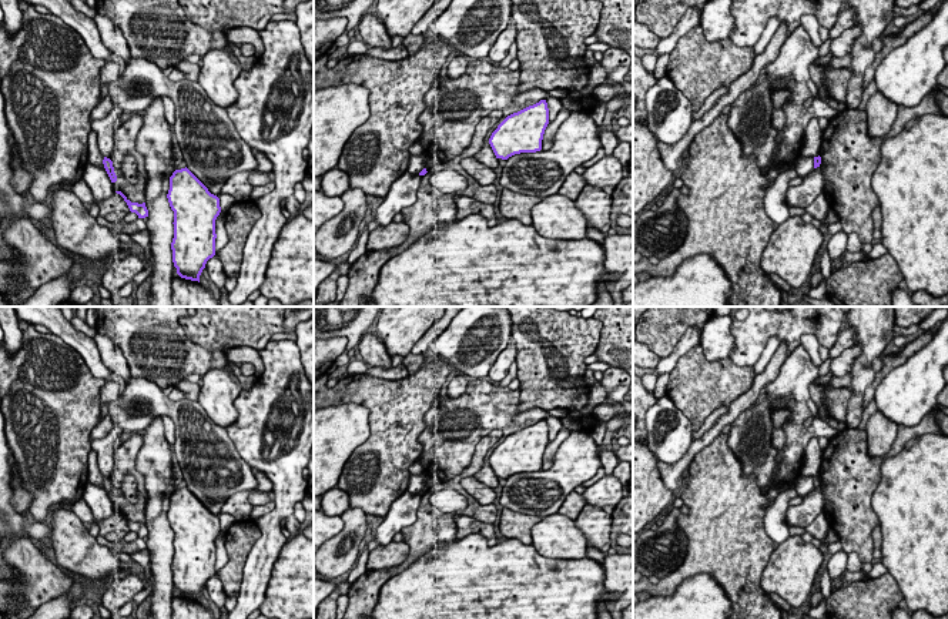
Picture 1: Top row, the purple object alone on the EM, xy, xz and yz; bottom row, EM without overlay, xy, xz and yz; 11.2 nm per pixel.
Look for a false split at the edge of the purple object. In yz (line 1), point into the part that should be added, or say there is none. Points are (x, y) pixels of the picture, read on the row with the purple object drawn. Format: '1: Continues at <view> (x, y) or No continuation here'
1: No continuation here

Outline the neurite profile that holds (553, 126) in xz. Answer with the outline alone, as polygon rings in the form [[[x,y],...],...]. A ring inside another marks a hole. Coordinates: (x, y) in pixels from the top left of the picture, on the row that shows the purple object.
[[[562,107],[562,110],[557,113],[557,117],[547,124],[542,140],[542,151],[547,151],[552,148],[559,127],[562,126],[563,121],[567,120],[569,116],[570,111]]]

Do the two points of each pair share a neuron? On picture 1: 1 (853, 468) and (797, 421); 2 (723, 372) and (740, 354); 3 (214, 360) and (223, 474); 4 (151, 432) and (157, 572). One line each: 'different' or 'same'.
1: different
2: different
3: different
4: same

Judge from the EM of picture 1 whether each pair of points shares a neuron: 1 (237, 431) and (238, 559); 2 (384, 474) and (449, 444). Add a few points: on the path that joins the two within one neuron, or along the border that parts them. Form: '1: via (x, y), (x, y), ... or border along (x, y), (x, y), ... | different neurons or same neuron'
1: border along (255, 522), (260, 538), (247, 555) | different neurons
2: border along (426, 424), (418, 438), (422, 454), (416, 459) | different neurons

